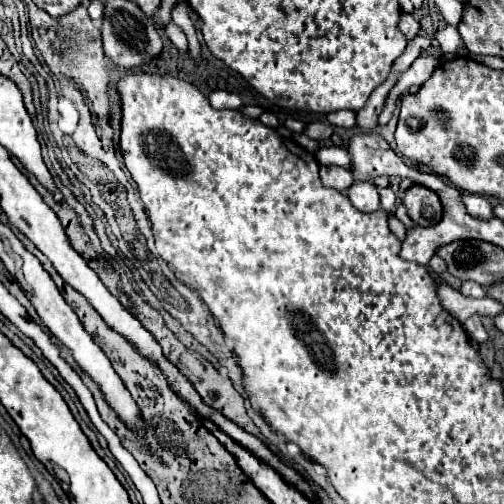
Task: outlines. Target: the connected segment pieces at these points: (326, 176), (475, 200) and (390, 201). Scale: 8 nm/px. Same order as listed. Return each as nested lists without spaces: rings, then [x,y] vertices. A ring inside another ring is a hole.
[[[319,165],[319,175],[325,187],[333,187],[337,191],[347,191],[347,187],[355,181],[353,173],[339,165]]]
[[[463,195],[463,203],[469,211],[469,215],[477,219],[491,219],[493,217],[493,205],[483,195]]]
[[[385,187],[385,189],[379,189],[381,193],[381,209],[385,211],[395,211],[395,193],[391,187]]]

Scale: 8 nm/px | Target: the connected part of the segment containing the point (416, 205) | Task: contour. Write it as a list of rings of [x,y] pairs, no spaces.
[[[423,185],[409,187],[405,191],[403,205],[407,207],[407,215],[421,227],[433,227],[443,217],[443,207],[437,193]]]

